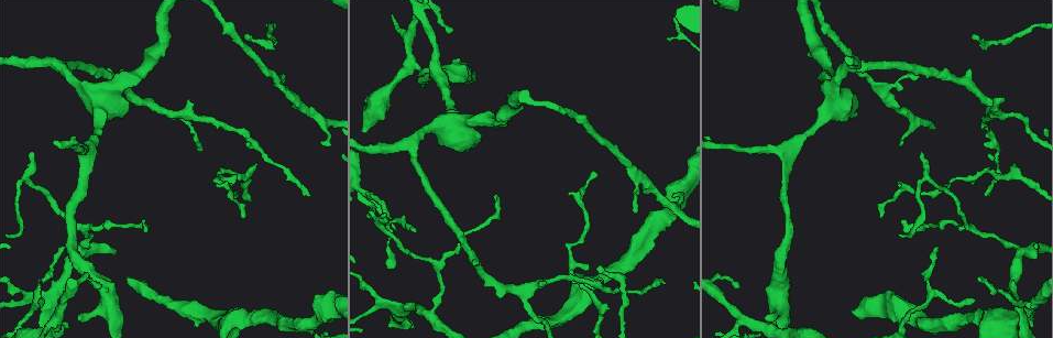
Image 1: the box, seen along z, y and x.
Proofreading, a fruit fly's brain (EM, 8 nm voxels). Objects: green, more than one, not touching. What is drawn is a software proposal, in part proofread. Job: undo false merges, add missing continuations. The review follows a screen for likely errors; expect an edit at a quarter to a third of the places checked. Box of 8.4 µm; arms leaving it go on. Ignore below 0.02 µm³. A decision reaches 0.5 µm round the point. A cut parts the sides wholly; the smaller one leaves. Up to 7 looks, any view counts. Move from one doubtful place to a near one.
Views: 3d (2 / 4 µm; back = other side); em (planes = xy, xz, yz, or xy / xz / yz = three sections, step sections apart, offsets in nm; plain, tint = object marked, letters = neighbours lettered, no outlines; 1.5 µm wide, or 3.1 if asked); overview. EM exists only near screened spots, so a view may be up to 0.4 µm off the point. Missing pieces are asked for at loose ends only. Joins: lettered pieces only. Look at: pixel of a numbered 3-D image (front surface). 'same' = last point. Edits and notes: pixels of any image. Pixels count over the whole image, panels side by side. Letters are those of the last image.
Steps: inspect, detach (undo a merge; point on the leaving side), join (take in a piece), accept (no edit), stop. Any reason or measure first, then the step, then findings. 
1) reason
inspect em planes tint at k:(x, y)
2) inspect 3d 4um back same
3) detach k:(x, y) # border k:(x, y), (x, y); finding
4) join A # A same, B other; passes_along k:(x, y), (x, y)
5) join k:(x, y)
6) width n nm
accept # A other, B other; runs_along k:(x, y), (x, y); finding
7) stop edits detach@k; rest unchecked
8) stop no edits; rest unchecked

arms part here
inspect em planes letters at 1:(413, 144)

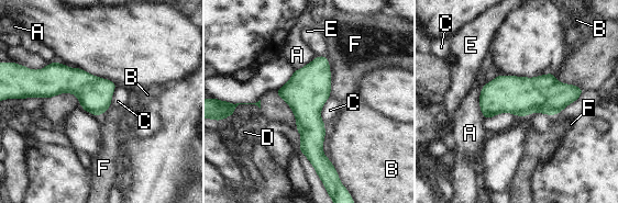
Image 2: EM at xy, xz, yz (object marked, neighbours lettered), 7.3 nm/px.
accept # A other, B other, C other, D other, E other, F other; border 2:(330, 97), (321, 109), (324, 123); continuous, no second neuron

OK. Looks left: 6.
thin end
inspect em planes letters at 1:(922, 153)

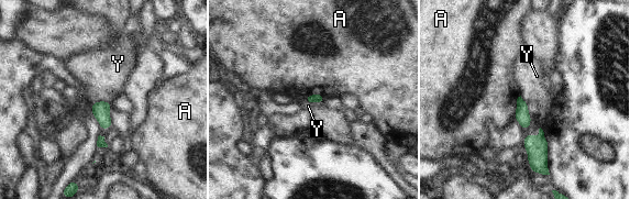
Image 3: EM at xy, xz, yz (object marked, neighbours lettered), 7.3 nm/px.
accept # A other, Y other; border 3:(109, 101), (95, 101), (92, 103); none of them fits

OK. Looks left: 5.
an open end
inspect em yz step 8 tint at 1:(99, 284)

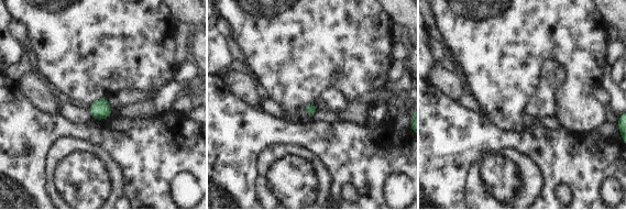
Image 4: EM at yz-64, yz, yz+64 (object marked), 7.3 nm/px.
inspect em planes letters same

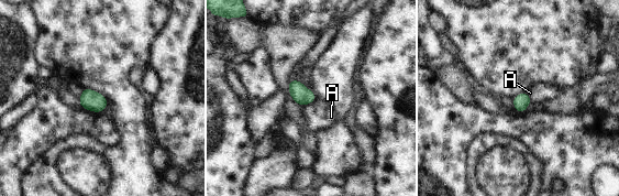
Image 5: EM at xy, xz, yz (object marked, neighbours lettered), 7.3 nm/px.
longest_contact A 110 nm
accept # A other; border 5:(314, 99), (302, 106); no lettered piece goes on from it

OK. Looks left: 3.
stop no edits; rest unchecked

